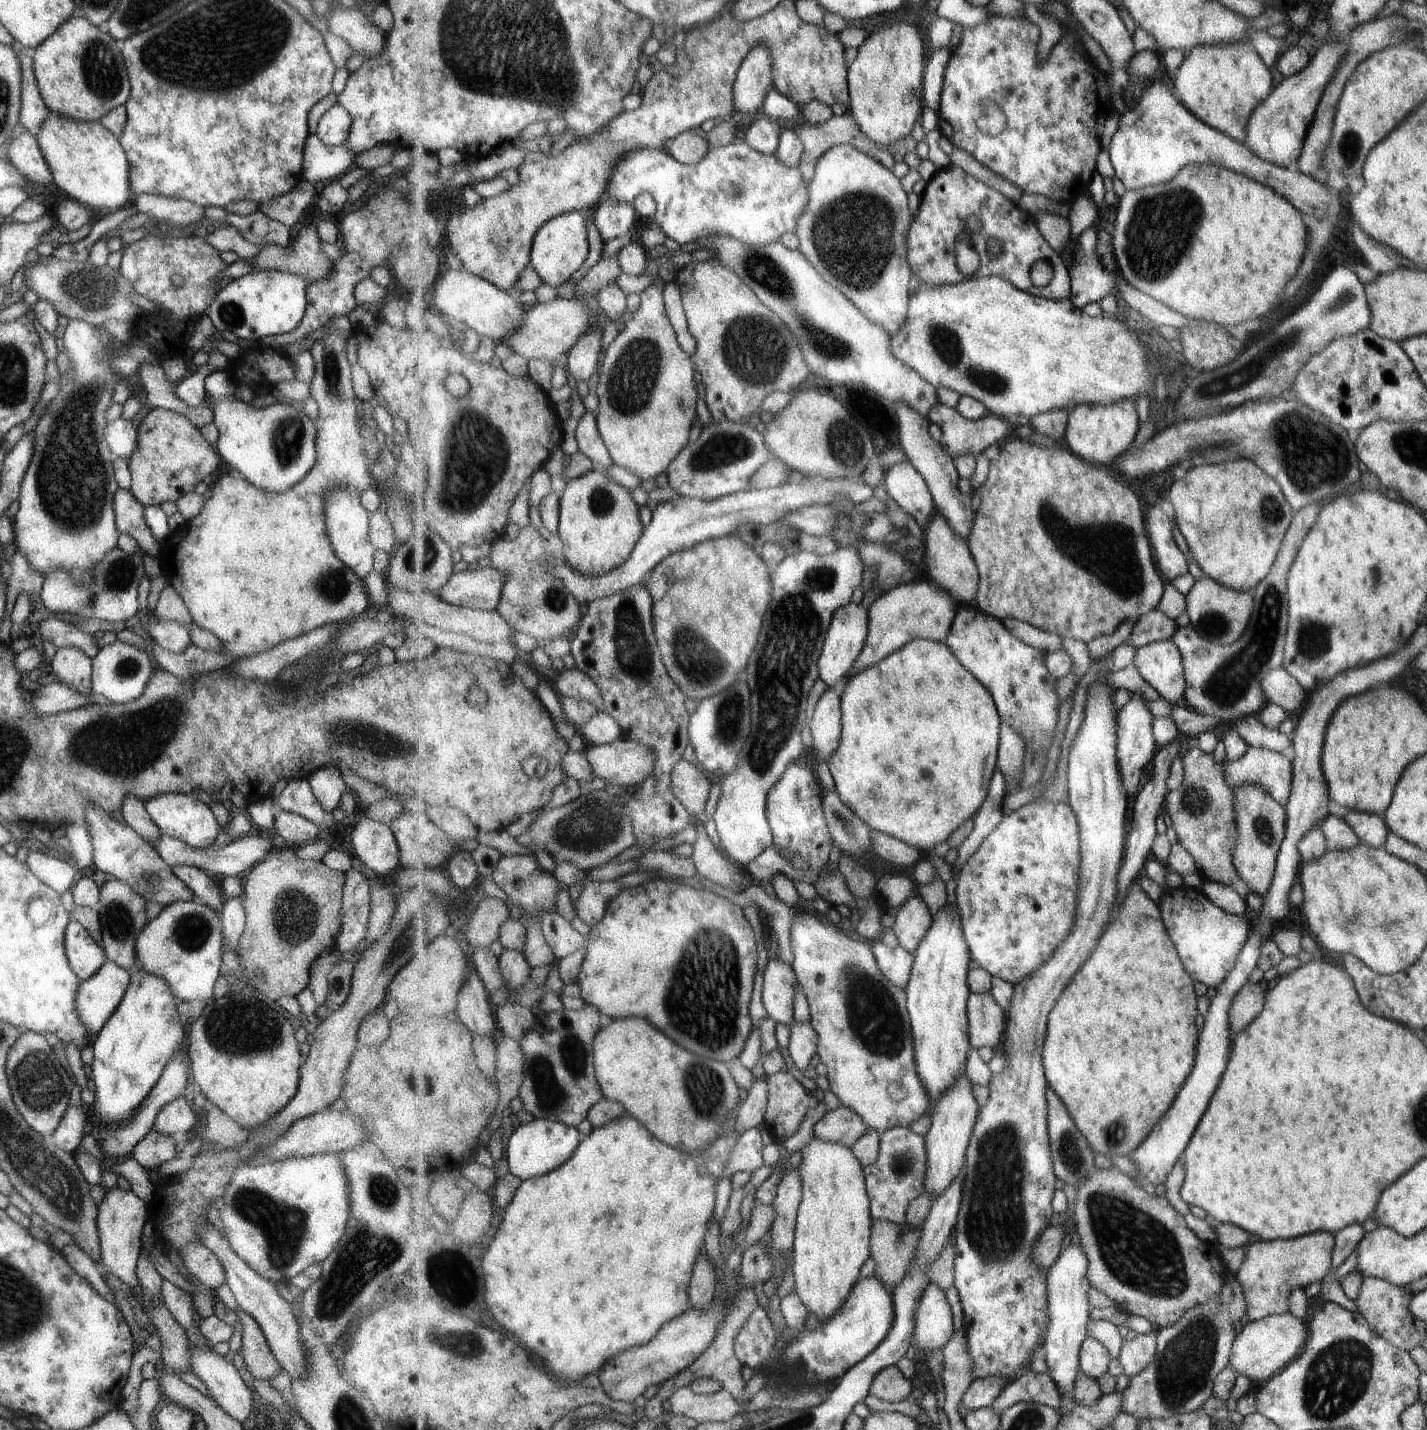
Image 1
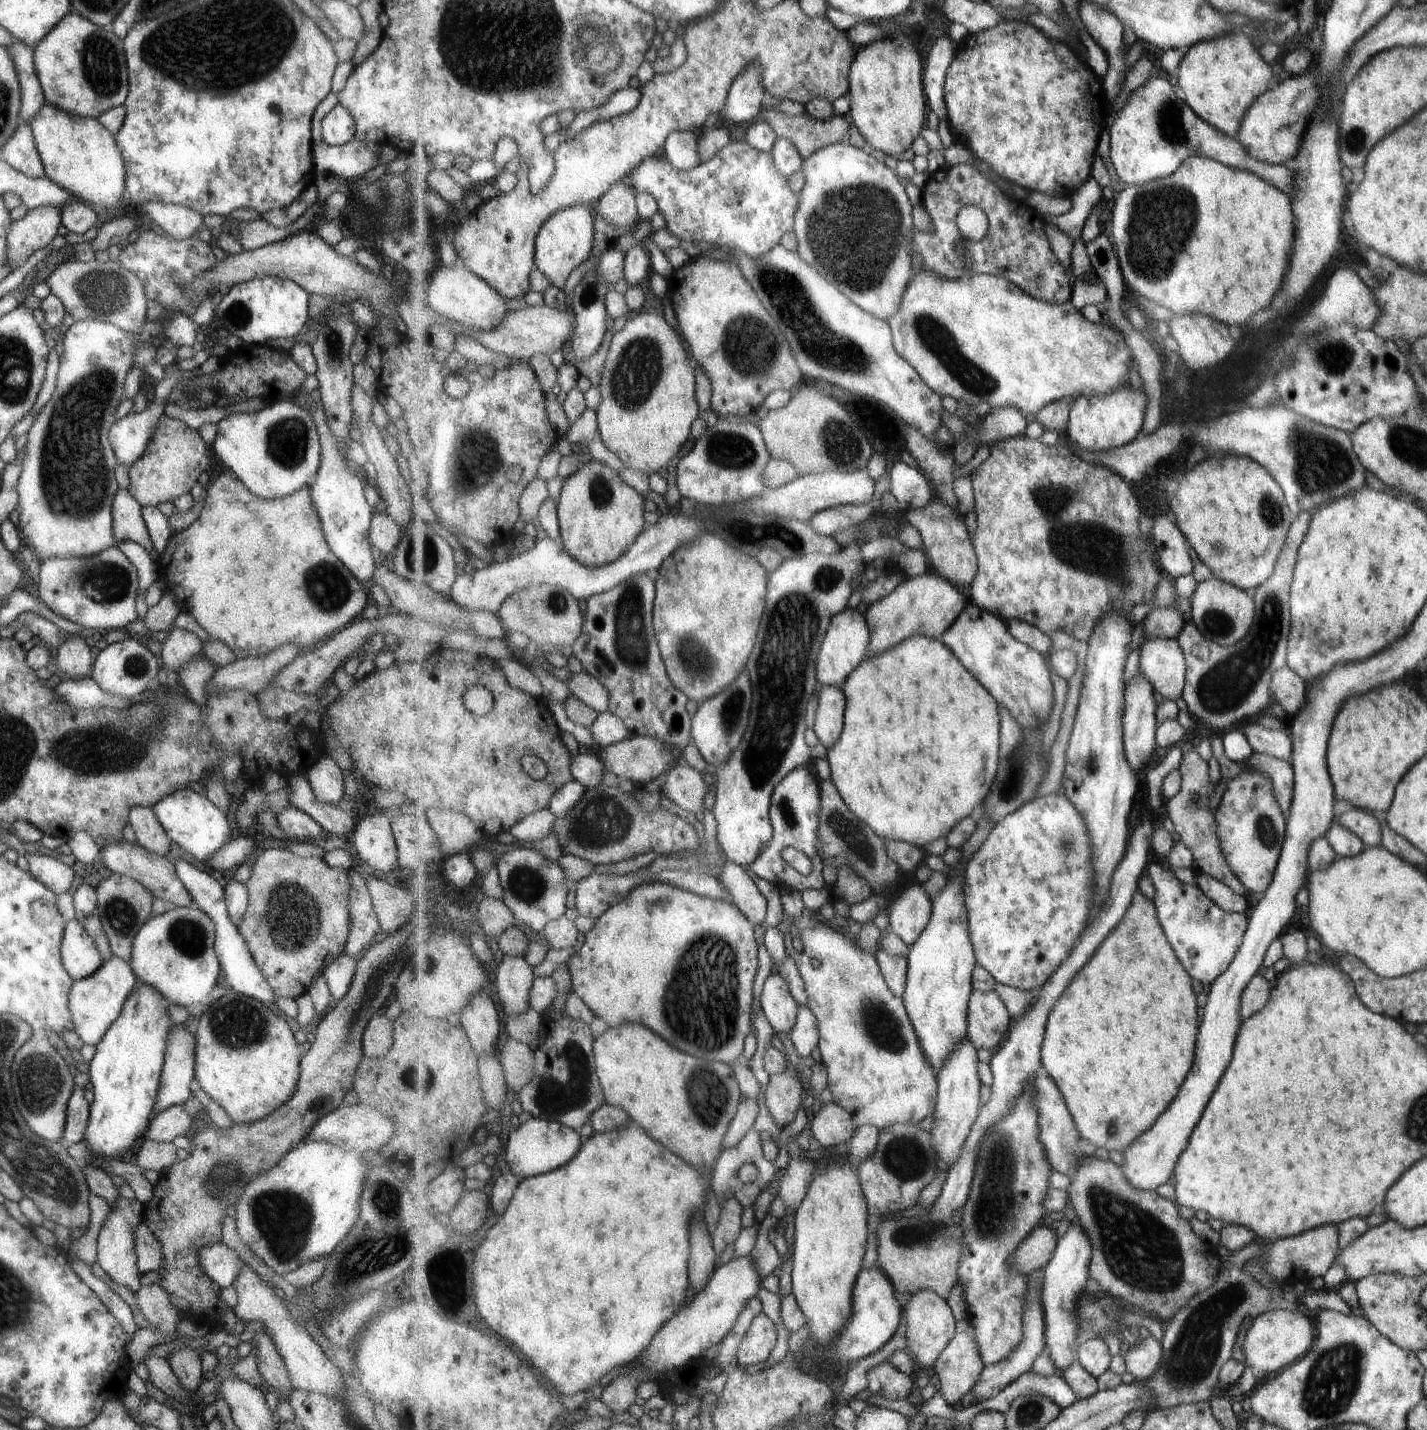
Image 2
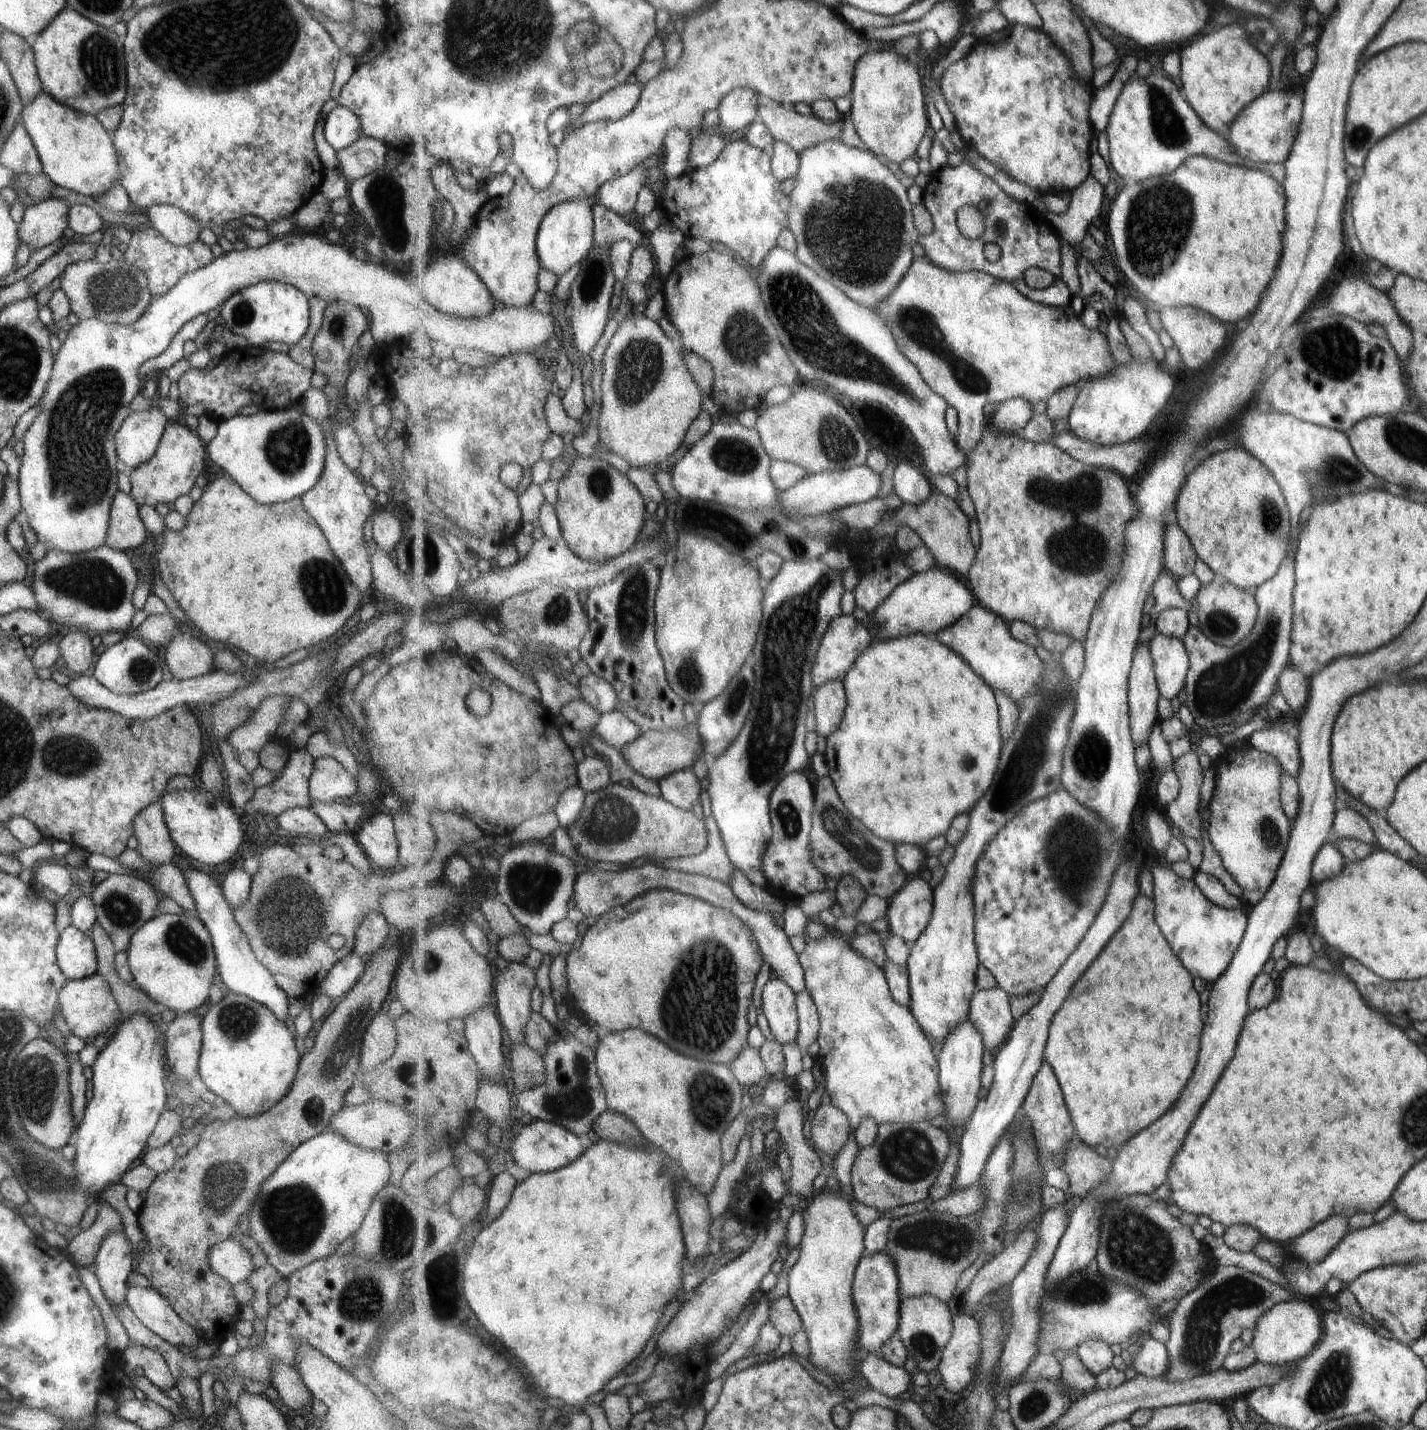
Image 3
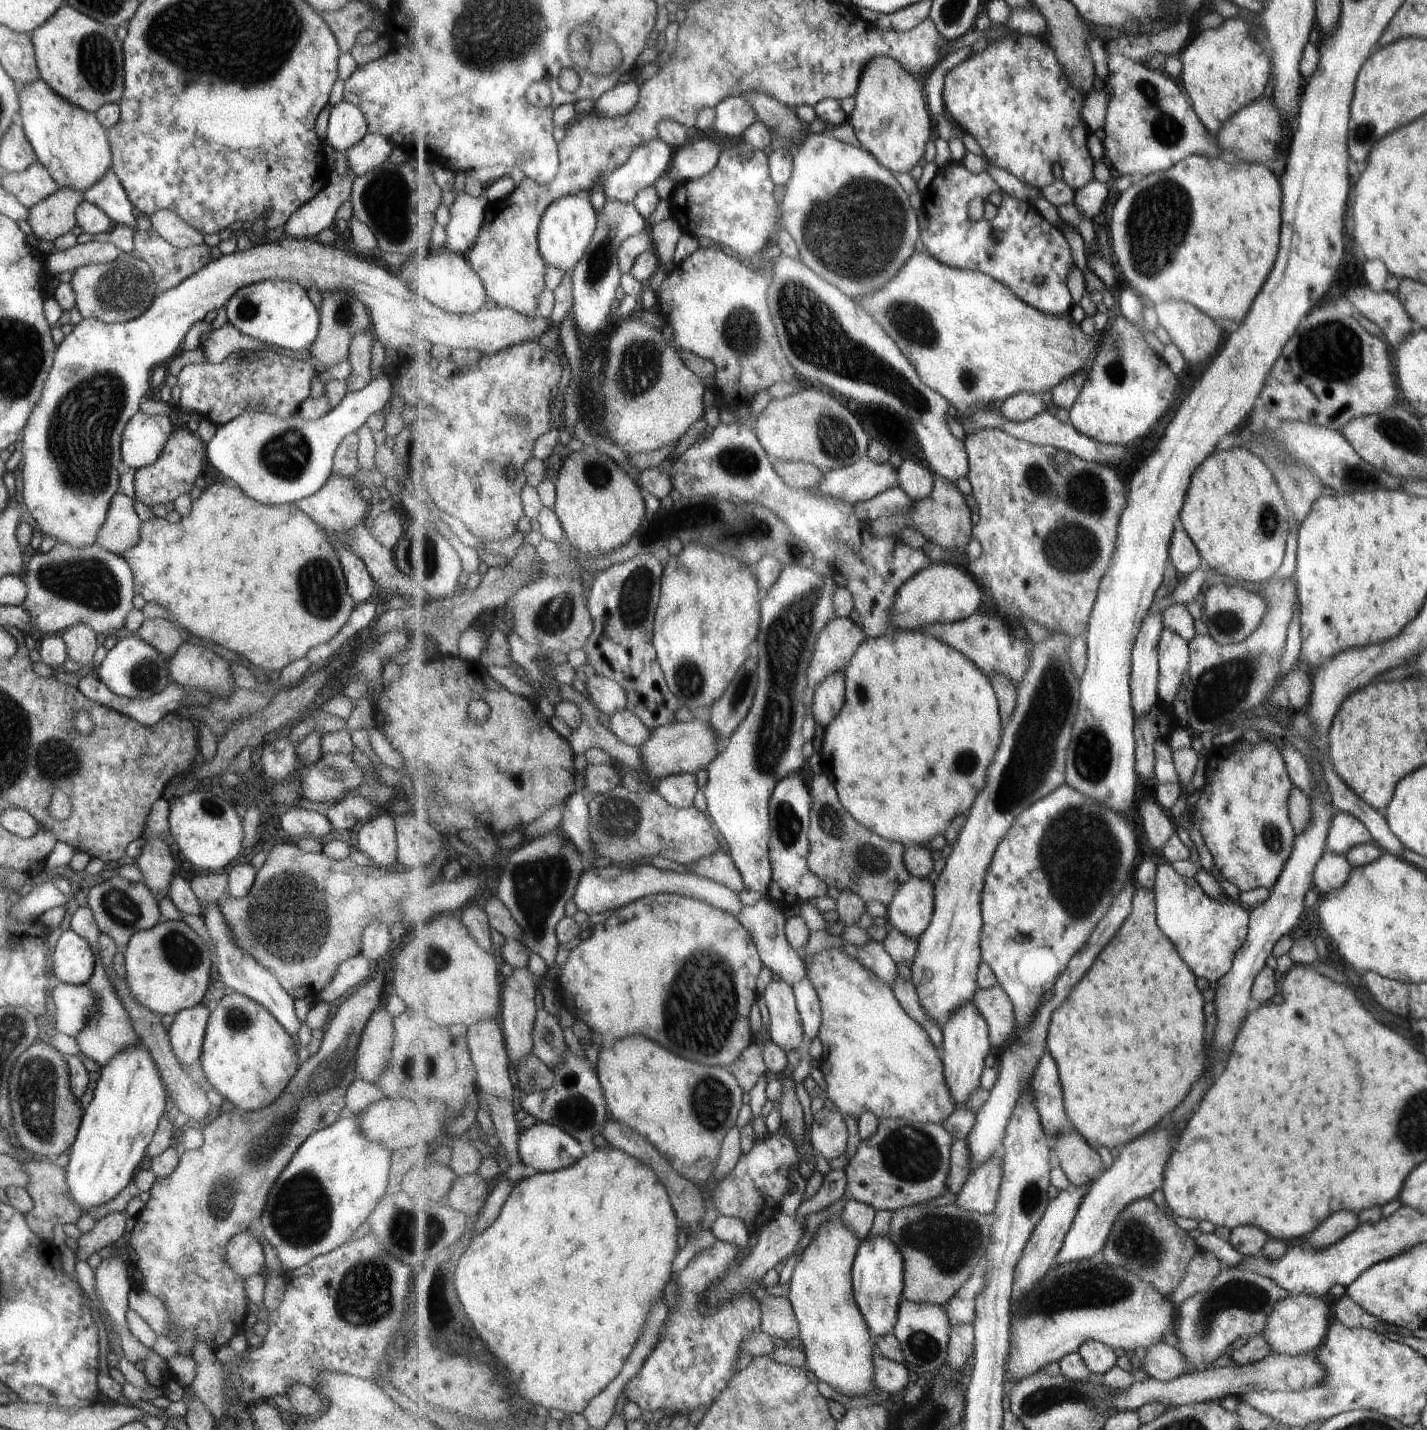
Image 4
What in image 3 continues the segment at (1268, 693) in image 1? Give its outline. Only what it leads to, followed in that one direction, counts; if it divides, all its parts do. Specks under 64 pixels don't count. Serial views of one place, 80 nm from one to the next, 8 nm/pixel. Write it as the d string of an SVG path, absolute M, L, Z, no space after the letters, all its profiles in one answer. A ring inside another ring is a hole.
M1286 667L1277 676L1277 690L1283 696L1283 700L1291 709L1291 715L1298 715L1305 707L1308 696L1308 680L1301 672L1292 667Z

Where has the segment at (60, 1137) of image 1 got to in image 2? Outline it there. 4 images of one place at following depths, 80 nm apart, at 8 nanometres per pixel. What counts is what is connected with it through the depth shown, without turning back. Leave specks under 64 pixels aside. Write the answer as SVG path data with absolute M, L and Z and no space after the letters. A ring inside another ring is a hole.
M73 1084L69 1101L67 1102L67 1116L65 1116L65 1128L61 1134L59 1143L65 1148L71 1144L79 1143L83 1139L83 1130L87 1124L88 1103L83 1098L85 1088Z

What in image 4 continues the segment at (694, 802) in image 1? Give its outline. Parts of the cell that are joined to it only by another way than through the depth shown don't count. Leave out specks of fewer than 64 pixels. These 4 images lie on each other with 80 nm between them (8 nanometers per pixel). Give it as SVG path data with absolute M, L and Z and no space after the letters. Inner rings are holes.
M695 773L672 775L656 781L656 784L657 792L672 806L689 809L695 804L695 798L699 792Z

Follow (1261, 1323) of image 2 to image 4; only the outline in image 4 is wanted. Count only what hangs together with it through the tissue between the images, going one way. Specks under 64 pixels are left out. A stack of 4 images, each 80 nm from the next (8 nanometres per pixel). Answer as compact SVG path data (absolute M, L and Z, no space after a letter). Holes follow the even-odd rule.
M1288 1295L1273 1306L1260 1336L1267 1342L1273 1354L1283 1354L1283 1356L1313 1354L1324 1342L1330 1317L1327 1305L1319 1296Z

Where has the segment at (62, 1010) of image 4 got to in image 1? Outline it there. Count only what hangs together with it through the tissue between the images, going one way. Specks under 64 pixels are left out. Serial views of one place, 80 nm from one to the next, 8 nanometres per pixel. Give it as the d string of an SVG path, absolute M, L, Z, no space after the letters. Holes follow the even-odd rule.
M106 960L95 974L79 982L75 992L76 1011L86 1031L94 1038L121 1000L129 984L129 973Z

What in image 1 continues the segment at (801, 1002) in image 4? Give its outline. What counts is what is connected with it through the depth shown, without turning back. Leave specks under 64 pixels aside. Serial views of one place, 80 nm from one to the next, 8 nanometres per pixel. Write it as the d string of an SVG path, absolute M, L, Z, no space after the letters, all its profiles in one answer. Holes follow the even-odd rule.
M811 1023L793 1024L790 1029L788 1051L794 1066L799 1071L805 1070L811 1064L813 1056L818 1054L818 1034Z

